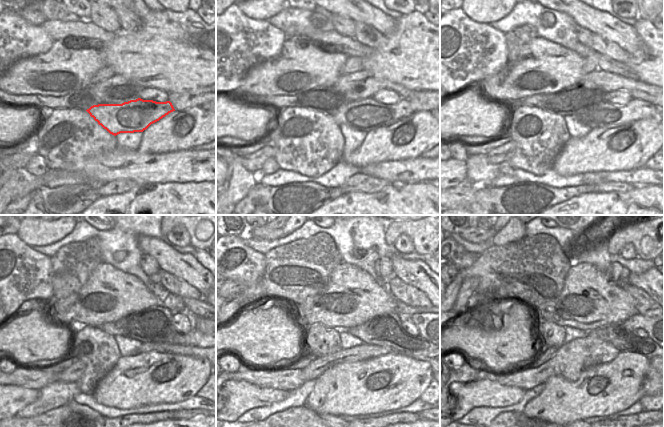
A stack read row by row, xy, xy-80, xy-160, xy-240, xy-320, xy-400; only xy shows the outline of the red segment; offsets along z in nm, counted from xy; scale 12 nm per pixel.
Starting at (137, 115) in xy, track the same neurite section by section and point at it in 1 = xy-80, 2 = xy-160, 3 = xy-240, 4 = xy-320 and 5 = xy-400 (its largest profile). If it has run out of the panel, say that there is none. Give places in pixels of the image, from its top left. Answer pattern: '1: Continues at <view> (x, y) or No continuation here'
1: Continues at xy-80 (365, 115)
2: Continues at xy-160 (606, 115)
3: Continues at xy-240 (194, 338)
4: No continuation here
5: No continuation here

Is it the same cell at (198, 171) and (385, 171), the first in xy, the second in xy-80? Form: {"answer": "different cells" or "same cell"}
{"answer": "same cell"}

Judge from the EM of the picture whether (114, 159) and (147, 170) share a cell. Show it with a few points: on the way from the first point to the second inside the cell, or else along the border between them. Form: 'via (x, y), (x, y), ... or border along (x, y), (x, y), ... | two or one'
via (122, 159), (131, 159), (139, 167) | one

